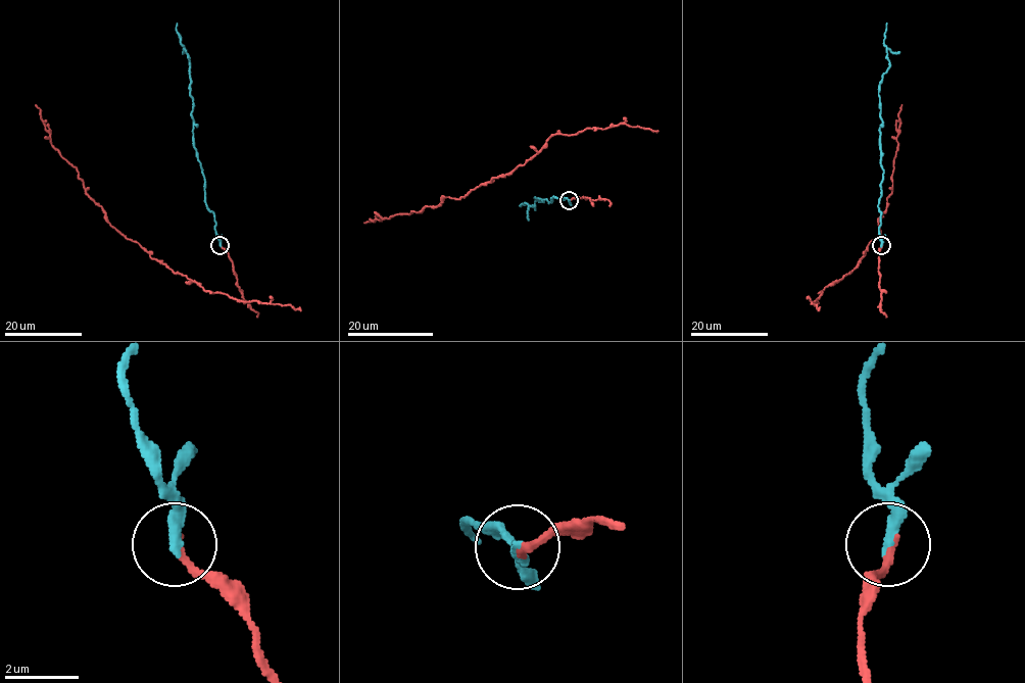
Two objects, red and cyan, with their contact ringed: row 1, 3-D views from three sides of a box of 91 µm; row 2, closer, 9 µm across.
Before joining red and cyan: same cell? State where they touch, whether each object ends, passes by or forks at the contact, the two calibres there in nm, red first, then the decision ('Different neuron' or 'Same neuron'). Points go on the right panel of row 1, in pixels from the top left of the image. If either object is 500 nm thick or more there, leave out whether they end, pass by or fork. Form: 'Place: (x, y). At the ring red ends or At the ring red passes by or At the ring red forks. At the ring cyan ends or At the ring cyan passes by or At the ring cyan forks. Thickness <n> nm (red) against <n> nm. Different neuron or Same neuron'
Place: (881, 245). At the ring red ends. At the ring cyan ends. Thickness 190 nm (red) against 320 nm. Same neuron

